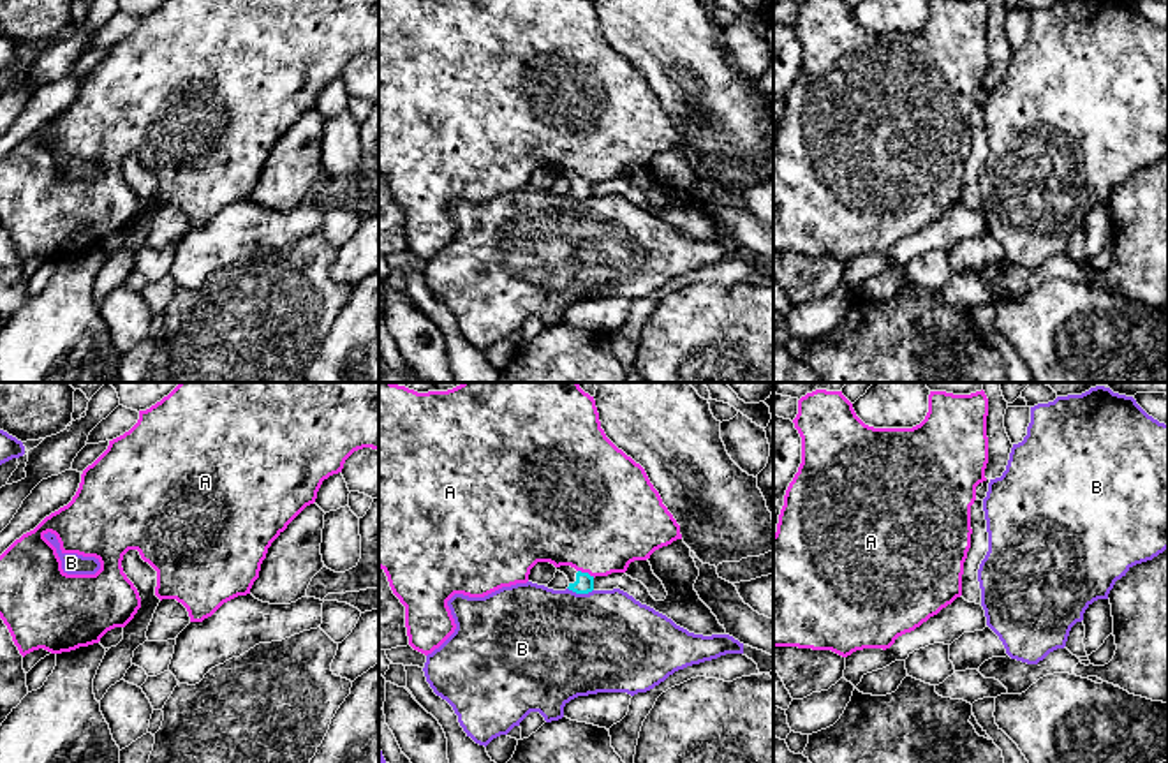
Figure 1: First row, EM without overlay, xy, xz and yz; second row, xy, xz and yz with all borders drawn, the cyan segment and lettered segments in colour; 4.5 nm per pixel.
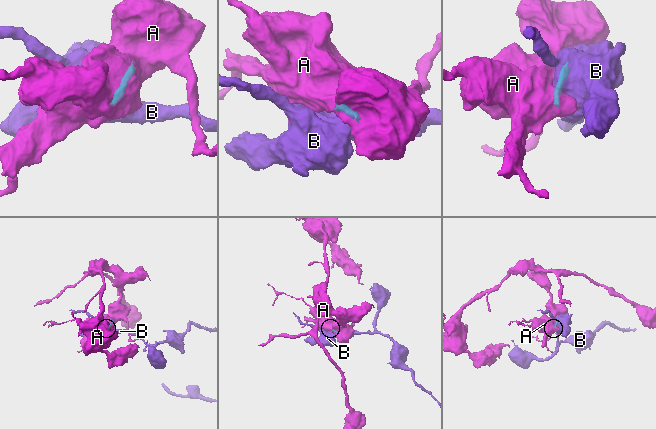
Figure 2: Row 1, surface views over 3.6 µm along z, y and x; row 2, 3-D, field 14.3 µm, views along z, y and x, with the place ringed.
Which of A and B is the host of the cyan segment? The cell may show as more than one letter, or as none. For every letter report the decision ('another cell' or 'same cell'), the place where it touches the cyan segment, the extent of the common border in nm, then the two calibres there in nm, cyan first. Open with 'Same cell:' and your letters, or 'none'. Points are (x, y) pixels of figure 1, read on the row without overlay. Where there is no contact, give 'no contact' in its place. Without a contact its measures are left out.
Same cell: none
A: another cell | xz (587, 178) | 90 nm | 90/480 nm
B: another cell | xz (580, 198) | 120 nm | 90/480 nm

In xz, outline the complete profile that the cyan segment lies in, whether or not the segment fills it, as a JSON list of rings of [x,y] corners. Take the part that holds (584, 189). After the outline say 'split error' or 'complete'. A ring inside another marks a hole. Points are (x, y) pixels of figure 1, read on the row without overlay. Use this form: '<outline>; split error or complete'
[[[560,171],[557,176],[564,178],[569,185],[569,196],[576,199],[588,199],[594,196],[594,181],[588,178],[576,176],[571,171]]]; split error

